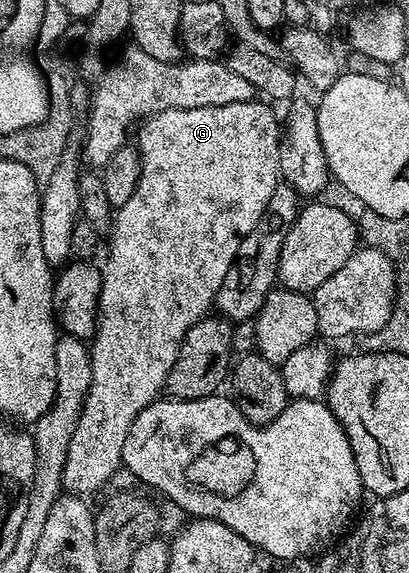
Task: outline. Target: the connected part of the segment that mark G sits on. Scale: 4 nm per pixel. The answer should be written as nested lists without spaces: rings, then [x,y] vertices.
[[[253,98],[244,102],[234,102],[226,106],[210,106],[209,108],[171,108],[165,112],[157,112],[155,116],[149,116],[139,125],[140,144],[140,181],[134,190],[134,198],[126,202],[115,213],[110,229],[112,236],[112,253],[108,261],[102,264],[100,277],[100,314],[96,326],[96,334],[90,341],[92,354],[92,377],[90,378],[90,390],[84,403],[82,414],[78,418],[78,426],[74,430],[74,438],[70,438],[70,450],[68,461],[64,467],[64,481],[62,488],[65,493],[81,498],[91,497],[91,492],[96,492],[116,471],[120,468],[120,459],[124,456],[124,447],[128,444],[128,435],[132,432],[132,423],[139,421],[148,404],[154,403],[165,391],[168,383],[168,375],[178,358],[180,344],[186,338],[186,330],[194,326],[203,316],[213,311],[216,295],[230,270],[230,266],[236,260],[238,246],[242,246],[242,238],[258,226],[258,222],[268,210],[270,194],[274,194],[277,184],[281,183],[280,174],[280,137],[282,124],[268,108],[267,103]]]

